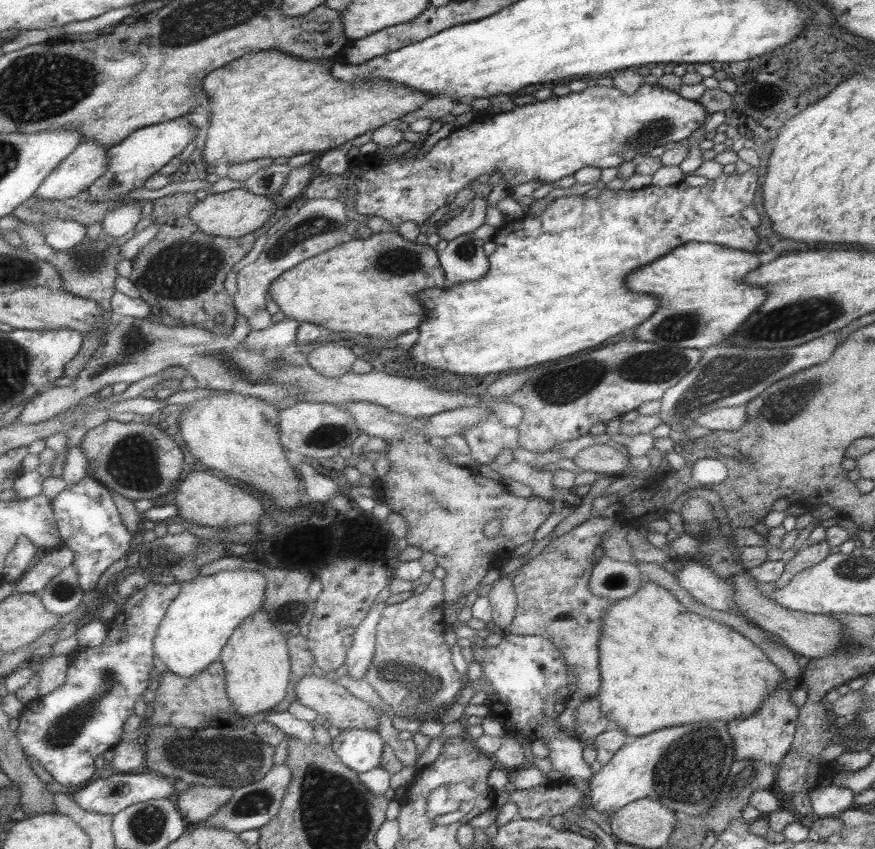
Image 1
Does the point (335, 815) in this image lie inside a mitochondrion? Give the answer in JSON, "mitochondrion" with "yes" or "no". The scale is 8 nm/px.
{"mitochondrion":"yes"}

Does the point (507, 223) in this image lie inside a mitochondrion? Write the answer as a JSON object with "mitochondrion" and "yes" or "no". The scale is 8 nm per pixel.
{"mitochondrion":"no"}

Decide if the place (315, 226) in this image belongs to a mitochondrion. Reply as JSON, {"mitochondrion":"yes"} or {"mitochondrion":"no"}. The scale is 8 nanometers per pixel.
{"mitochondrion":"yes"}

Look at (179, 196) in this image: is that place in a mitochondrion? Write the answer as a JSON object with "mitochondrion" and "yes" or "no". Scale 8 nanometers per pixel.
{"mitochondrion":"no"}

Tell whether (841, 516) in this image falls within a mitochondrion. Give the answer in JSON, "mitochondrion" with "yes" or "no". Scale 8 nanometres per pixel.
{"mitochondrion":"no"}

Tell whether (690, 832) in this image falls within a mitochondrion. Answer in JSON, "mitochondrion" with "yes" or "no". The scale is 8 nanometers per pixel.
{"mitochondrion":"yes"}

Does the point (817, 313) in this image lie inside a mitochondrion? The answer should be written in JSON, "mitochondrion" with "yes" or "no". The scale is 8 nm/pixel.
{"mitochondrion":"yes"}

